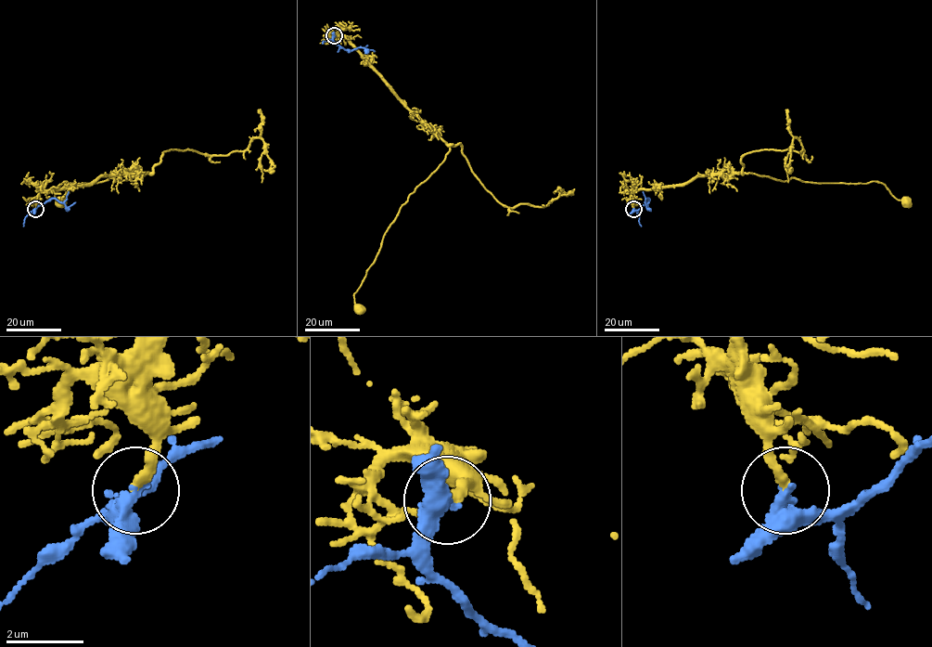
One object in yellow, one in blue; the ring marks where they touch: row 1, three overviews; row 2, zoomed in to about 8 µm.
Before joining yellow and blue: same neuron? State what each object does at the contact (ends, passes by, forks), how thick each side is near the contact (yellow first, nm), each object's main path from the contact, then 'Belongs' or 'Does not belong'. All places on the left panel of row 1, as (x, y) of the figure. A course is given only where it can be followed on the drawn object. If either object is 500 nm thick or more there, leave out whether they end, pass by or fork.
At the ring yellow ends. At the ring blue passes by. Thickness 240 nm (yellow) against 320 nm. Course of yellow: (35, 208), (39, 195), (49, 190), (150, 173), (121, 181), (65, 181), (55, 195), (60, 202). Course of blue: (35, 208), (52, 198), (67, 207), (75, 202). Belongs

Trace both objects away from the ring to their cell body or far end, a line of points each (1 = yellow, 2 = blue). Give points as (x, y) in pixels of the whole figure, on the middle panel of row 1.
1: (334, 35), (343, 35), (450, 148), (444, 161), (409, 195), (384, 236), (375, 261), (354, 294), (359, 308)
2: (334, 35), (333, 40), (345, 49), (361, 47), (374, 51)

